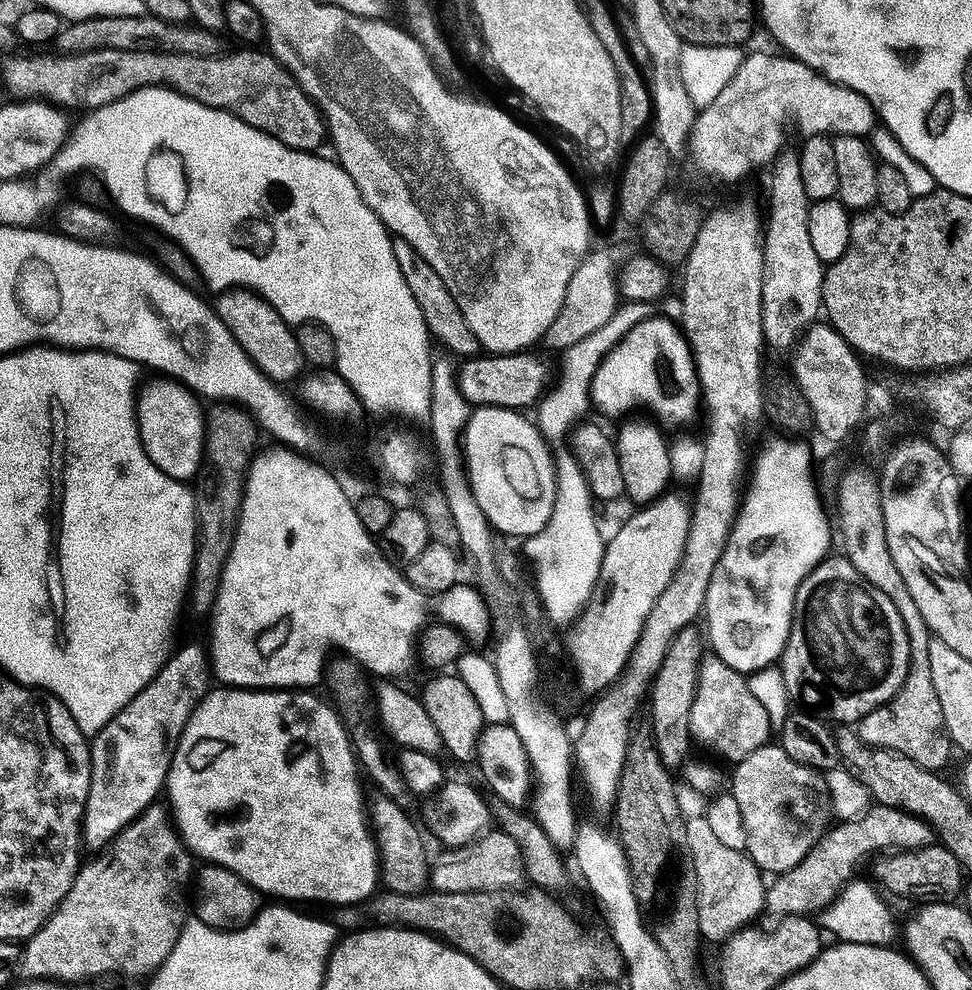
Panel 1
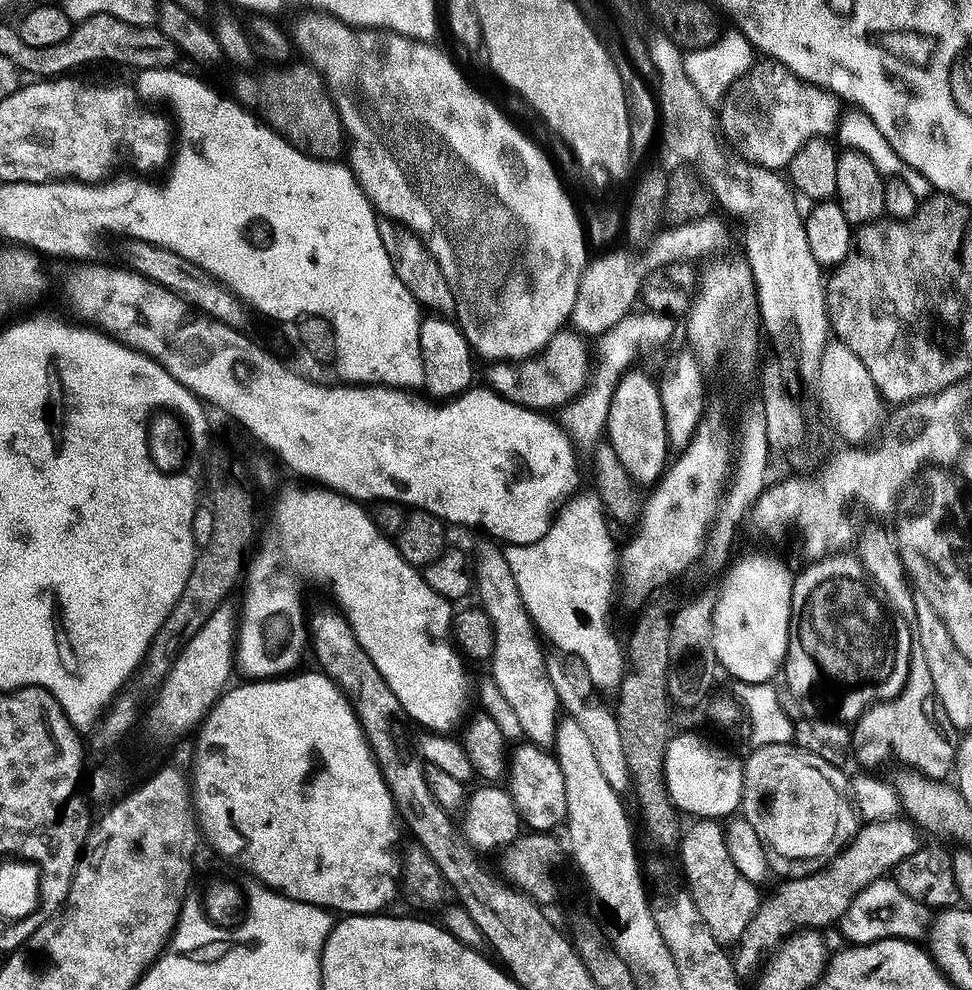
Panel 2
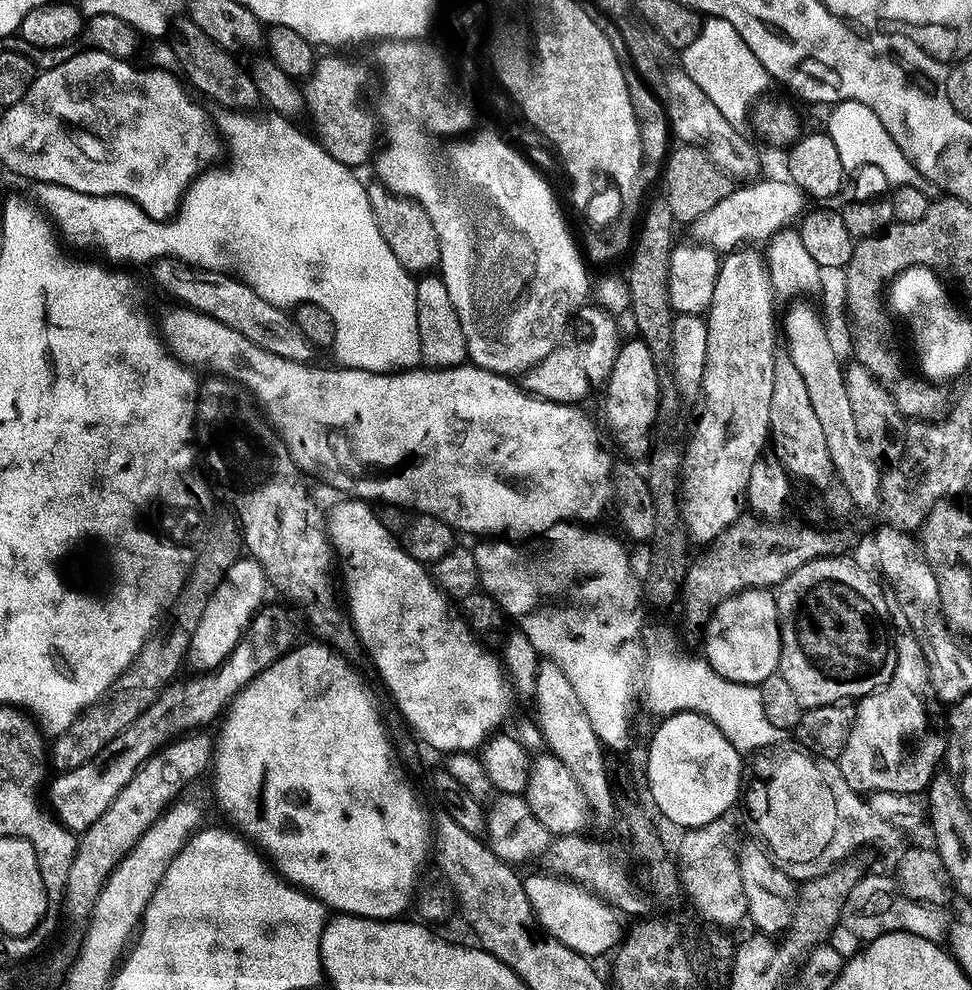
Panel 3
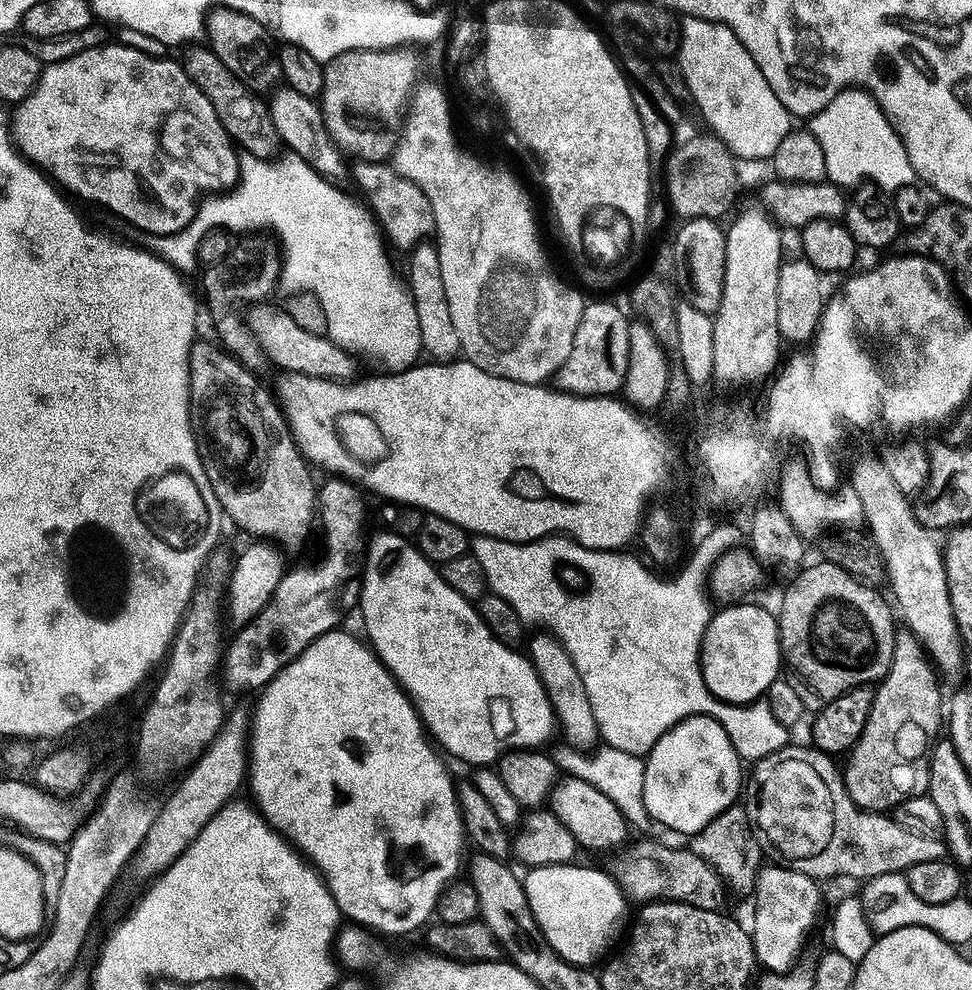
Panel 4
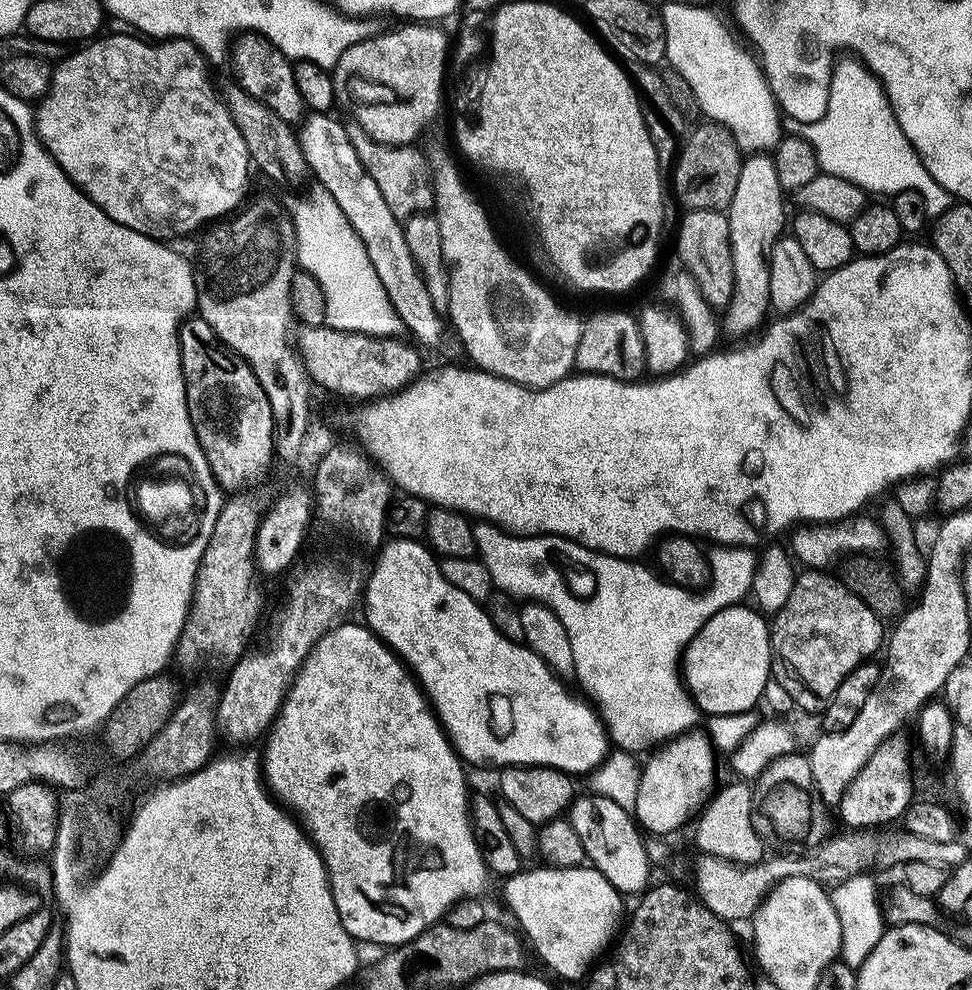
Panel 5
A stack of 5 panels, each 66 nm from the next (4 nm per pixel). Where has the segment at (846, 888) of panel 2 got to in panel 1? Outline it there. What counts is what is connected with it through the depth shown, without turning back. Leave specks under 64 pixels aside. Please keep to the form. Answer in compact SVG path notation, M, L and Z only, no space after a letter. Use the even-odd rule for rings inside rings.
M883 806L873 807L871 812L867 812L862 818L857 820L846 820L835 825L837 828L825 831L820 837L820 842L813 846L811 854L804 859L794 870L779 873L776 880L771 881L768 888L768 903L766 905L767 915L772 918L783 918L786 916L807 916L815 917L831 907L849 883L857 879L856 871L864 863L875 861L877 858L898 852L913 852L916 848L931 848L937 843L938 837L931 826L919 816L912 816L909 812L899 812L896 808L885 808Z

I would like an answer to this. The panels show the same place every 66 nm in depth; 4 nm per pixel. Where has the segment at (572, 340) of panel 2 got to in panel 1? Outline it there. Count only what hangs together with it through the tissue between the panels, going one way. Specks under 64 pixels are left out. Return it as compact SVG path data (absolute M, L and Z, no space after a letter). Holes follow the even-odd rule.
M513 353L510 356L476 356L465 361L457 379L461 394L471 407L506 408L512 411L533 409L542 400L548 385L548 370L543 362L529 353Z

